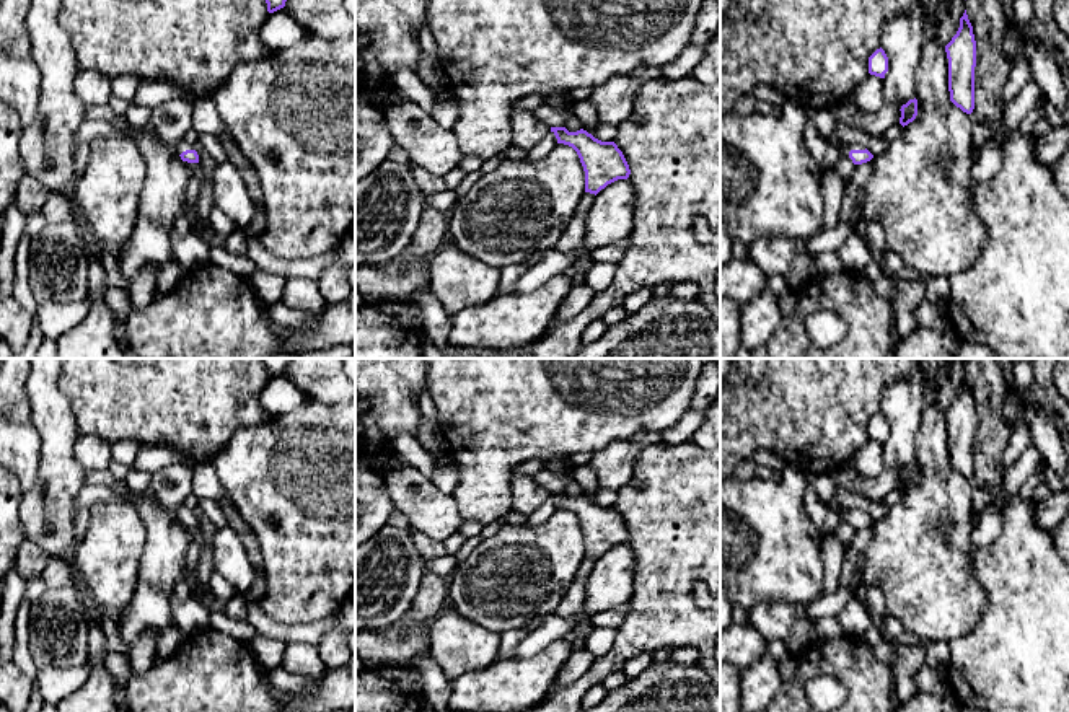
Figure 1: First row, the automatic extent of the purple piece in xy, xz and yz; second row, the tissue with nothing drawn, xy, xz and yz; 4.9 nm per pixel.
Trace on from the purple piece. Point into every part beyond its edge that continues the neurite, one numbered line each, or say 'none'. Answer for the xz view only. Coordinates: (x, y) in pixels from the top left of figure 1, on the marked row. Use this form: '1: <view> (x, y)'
none

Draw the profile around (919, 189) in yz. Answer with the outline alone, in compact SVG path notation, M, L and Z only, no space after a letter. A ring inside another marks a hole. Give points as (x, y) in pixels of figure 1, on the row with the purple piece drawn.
M934 37L922 46L916 70L917 116L878 156L865 187L864 215L877 222L890 251L922 277L952 277L966 270L981 254L986 226L970 200L973 122L950 101L948 59Z

